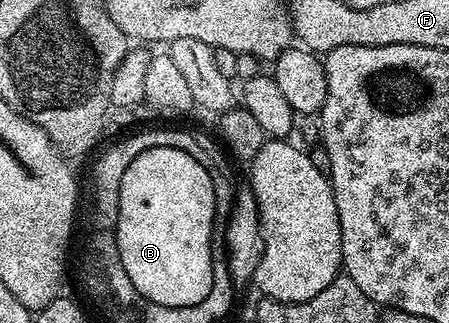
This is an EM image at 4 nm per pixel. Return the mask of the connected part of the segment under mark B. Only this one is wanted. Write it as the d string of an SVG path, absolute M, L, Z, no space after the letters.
M157 148L156 153L142 151L142 155L138 155L138 159L134 159L134 163L130 163L126 173L122 175L121 195L118 199L116 242L122 259L122 267L126 271L126 275L130 275L130 283L134 283L136 290L147 301L153 301L166 307L179 307L180 305L190 307L202 303L202 299L206 299L206 295L210 295L210 287L214 276L214 269L212 270L212 228L216 224L218 224L218 218L216 216L216 196L214 195L212 180L210 177L204 177L204 173L200 173L200 165L192 165L192 161L188 161L188 157L184 157L184 153L172 153L172 149Z

